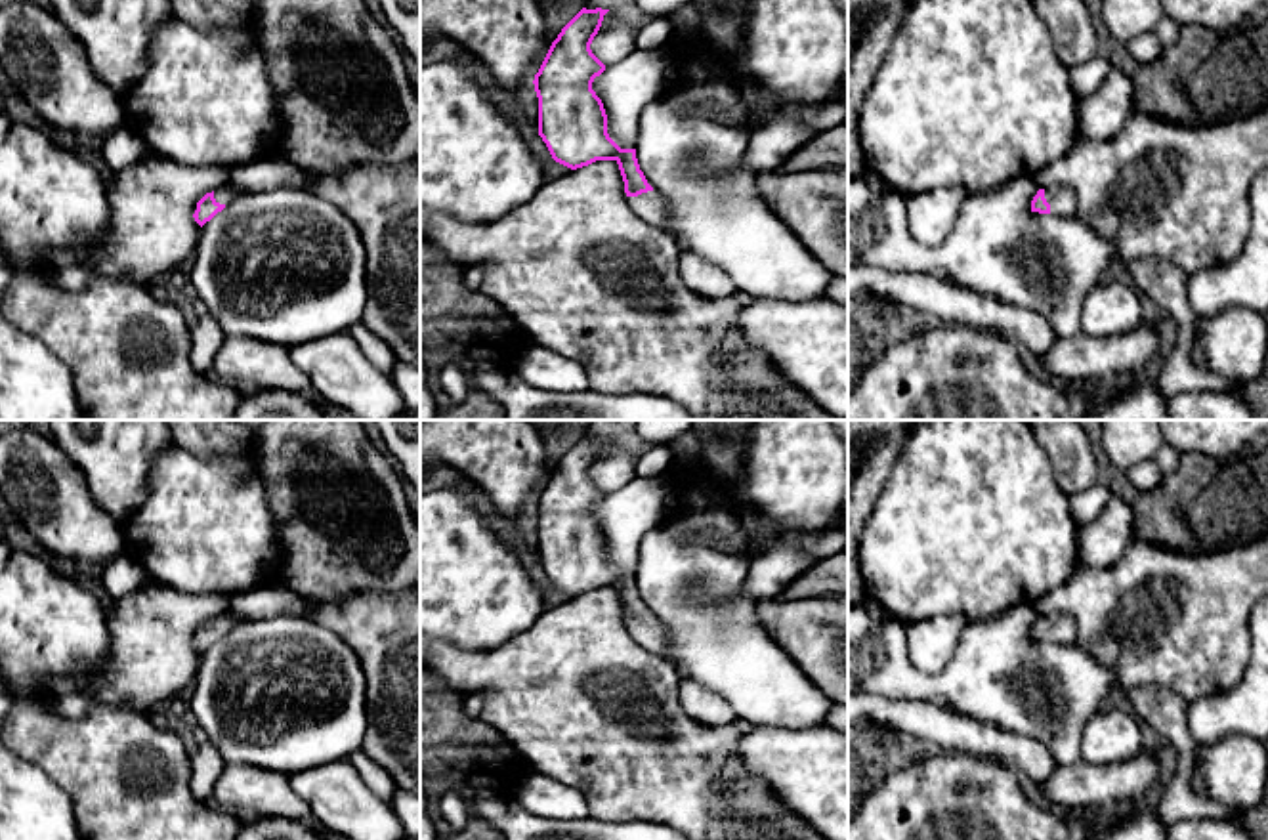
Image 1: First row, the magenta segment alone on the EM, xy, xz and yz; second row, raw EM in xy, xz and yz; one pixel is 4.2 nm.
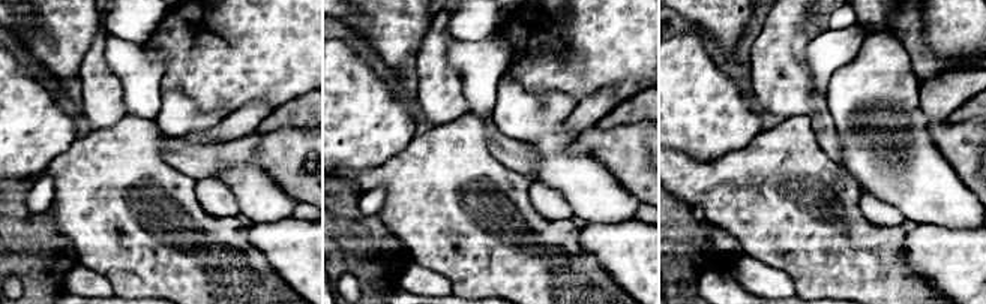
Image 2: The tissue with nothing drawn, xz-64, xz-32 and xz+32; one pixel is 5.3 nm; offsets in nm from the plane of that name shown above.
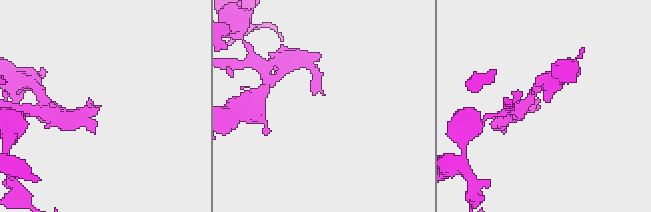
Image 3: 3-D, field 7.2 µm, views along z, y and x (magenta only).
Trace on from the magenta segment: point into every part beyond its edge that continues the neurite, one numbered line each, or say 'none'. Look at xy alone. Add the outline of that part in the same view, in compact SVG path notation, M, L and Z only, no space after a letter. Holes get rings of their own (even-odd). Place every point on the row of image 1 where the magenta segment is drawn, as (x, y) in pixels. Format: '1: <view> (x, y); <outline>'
1: xy (228, 191); M227 181L214 191L214 199L220 204L227 204L233 199L237 199L241 193L244 193L244 189L237 187L233 181Z

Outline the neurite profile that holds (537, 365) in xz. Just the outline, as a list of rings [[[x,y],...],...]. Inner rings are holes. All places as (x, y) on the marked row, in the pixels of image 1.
[[[529,342],[514,370],[531,386],[550,393],[579,393],[590,389],[584,367],[535,342]]]

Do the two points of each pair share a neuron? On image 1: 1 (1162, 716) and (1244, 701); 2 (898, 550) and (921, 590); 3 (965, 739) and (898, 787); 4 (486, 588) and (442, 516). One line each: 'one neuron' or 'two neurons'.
1: two neurons
2: one neuron
3: two neurons
4: one neuron

